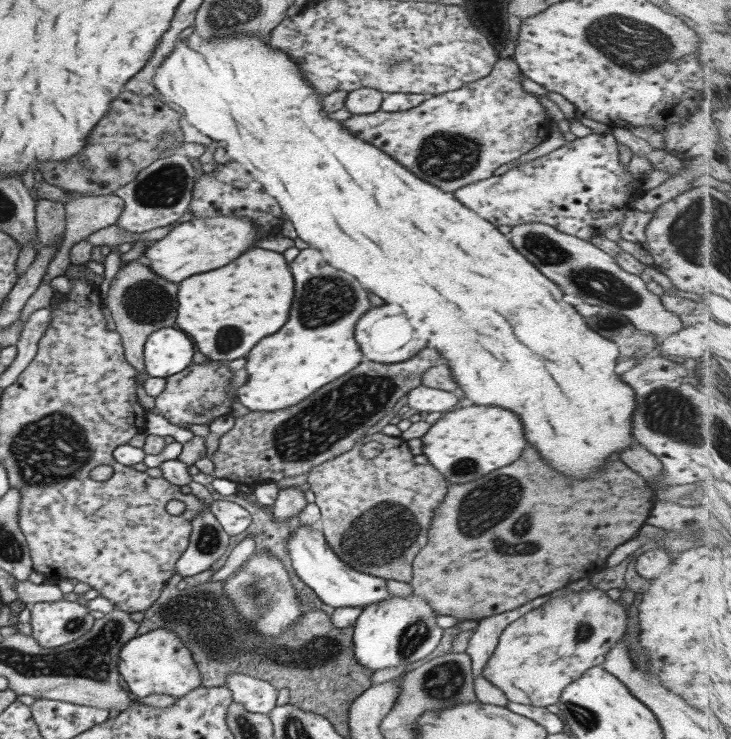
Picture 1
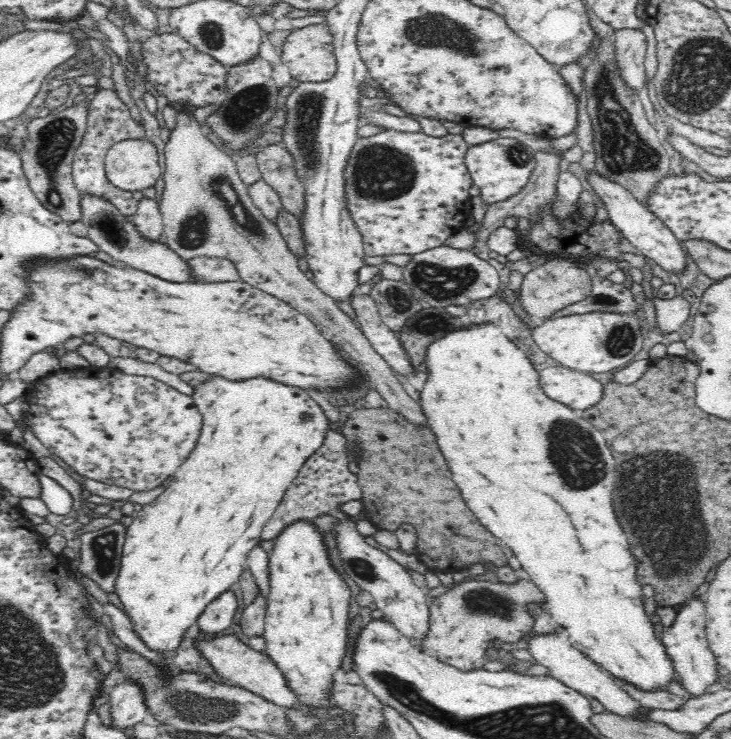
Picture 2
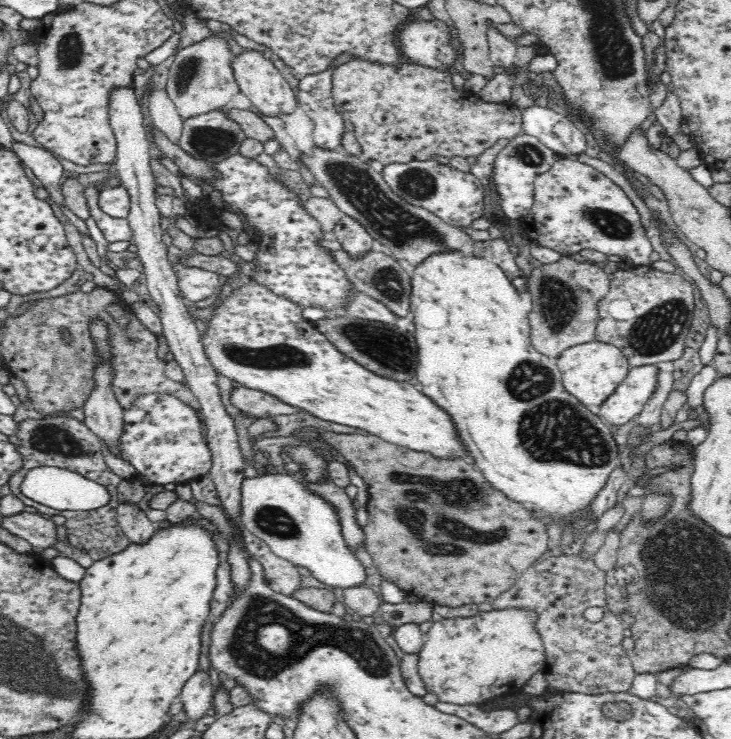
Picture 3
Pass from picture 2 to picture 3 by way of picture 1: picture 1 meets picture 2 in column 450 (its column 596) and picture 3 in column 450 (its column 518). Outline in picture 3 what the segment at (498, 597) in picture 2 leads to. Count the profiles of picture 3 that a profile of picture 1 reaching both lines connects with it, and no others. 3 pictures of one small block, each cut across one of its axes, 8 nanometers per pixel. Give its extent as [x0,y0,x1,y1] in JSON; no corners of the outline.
[418,608,546,705]

